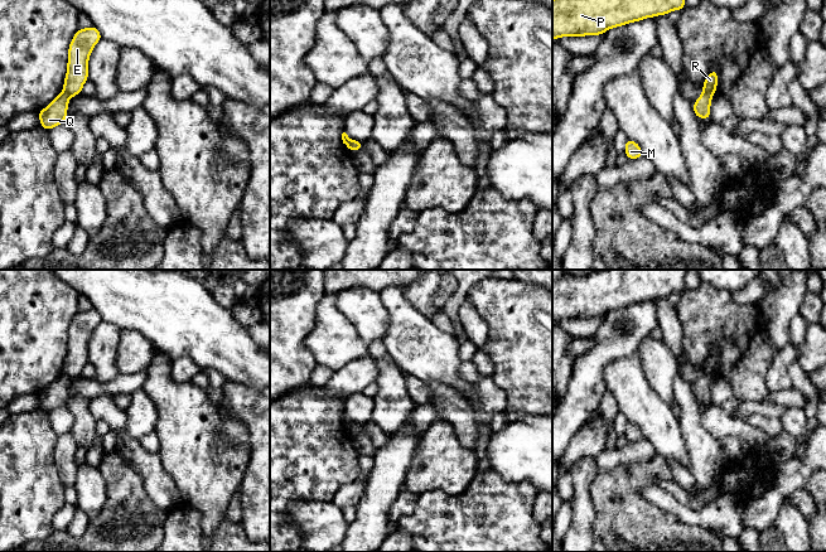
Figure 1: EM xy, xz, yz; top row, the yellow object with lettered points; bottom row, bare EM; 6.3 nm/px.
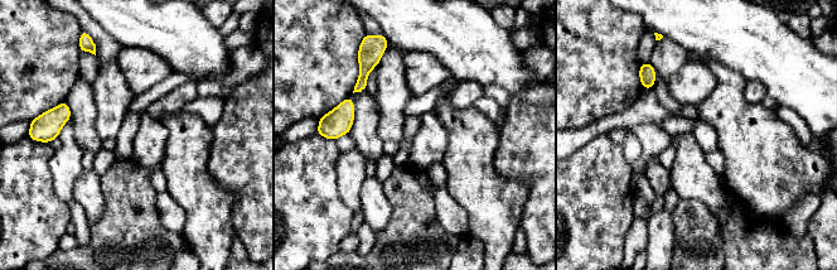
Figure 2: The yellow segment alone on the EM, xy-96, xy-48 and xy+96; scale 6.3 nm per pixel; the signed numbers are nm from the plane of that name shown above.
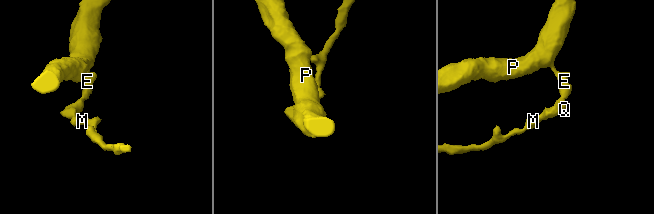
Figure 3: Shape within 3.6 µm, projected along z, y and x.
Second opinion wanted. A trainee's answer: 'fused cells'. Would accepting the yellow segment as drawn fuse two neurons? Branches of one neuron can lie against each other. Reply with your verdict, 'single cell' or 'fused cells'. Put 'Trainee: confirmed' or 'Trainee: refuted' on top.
Trainee: confirmed
fused cells

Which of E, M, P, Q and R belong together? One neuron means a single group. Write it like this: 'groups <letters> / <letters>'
groups E P R / M Q

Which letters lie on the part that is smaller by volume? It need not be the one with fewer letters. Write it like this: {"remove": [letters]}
{"remove": ["M", "Q"]}

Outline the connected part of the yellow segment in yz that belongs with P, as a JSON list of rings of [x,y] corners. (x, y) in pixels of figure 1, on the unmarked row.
[[[600,270],[590,275],[574,276],[564,275],[562,277],[552,281],[552,323],[561,319],[586,319],[586,318],[603,318],[608,311],[618,310],[634,304],[641,304],[647,300],[654,300],[658,297],[667,297],[672,292],[685,292],[685,276],[689,270]]]

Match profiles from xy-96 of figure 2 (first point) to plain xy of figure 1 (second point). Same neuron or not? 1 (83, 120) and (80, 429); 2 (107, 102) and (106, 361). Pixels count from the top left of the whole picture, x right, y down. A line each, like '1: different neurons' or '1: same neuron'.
1: same neuron
2: same neuron

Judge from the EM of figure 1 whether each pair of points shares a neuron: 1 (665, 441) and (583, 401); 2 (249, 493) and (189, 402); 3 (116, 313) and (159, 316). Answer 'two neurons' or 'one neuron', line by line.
1: two neurons
2: two neurons
3: one neuron

